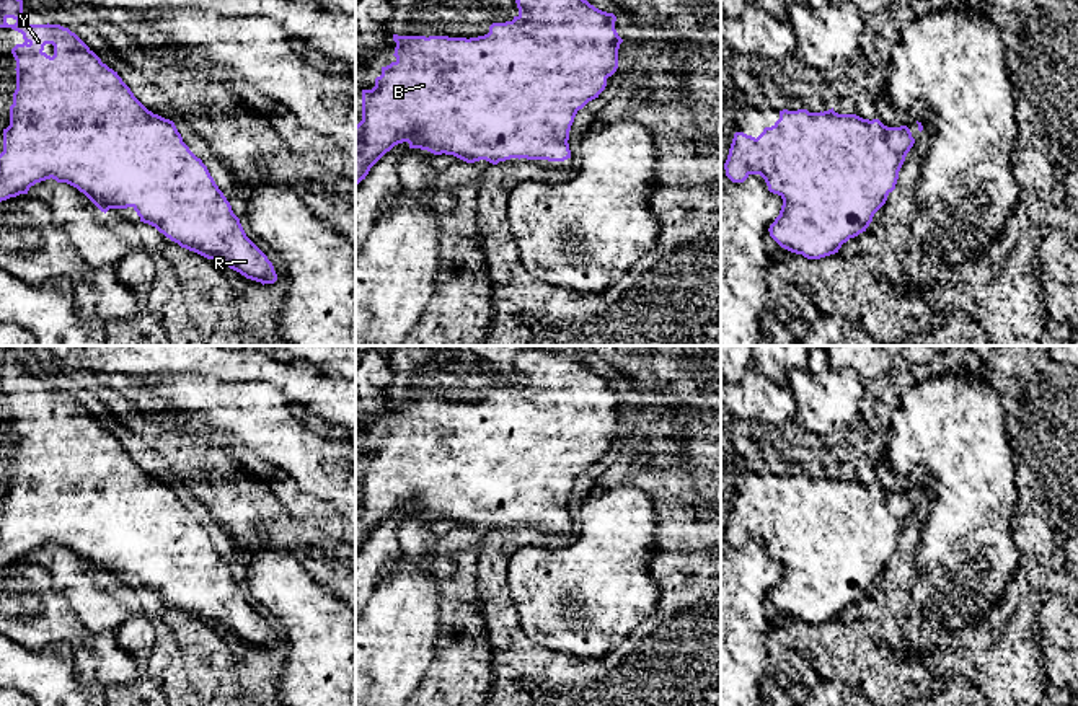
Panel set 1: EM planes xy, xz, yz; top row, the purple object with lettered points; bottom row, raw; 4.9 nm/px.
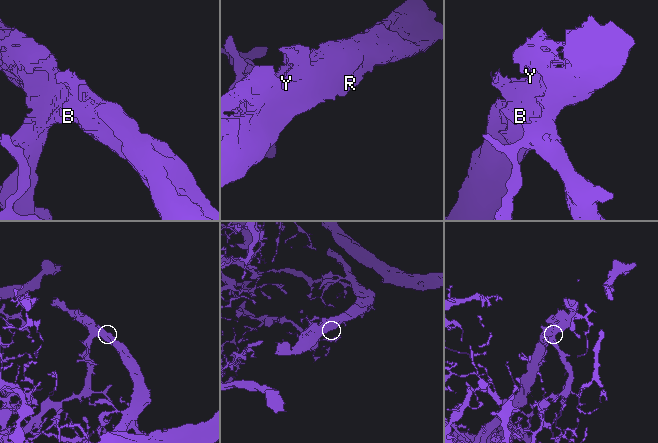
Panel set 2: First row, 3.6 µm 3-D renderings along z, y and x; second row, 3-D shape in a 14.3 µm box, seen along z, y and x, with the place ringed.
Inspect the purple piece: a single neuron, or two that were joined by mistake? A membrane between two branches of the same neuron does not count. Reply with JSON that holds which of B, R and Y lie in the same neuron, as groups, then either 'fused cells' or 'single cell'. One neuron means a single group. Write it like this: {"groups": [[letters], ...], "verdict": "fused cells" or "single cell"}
{"groups": [["B", "R", "Y"]], "verdict": "single cell"}

